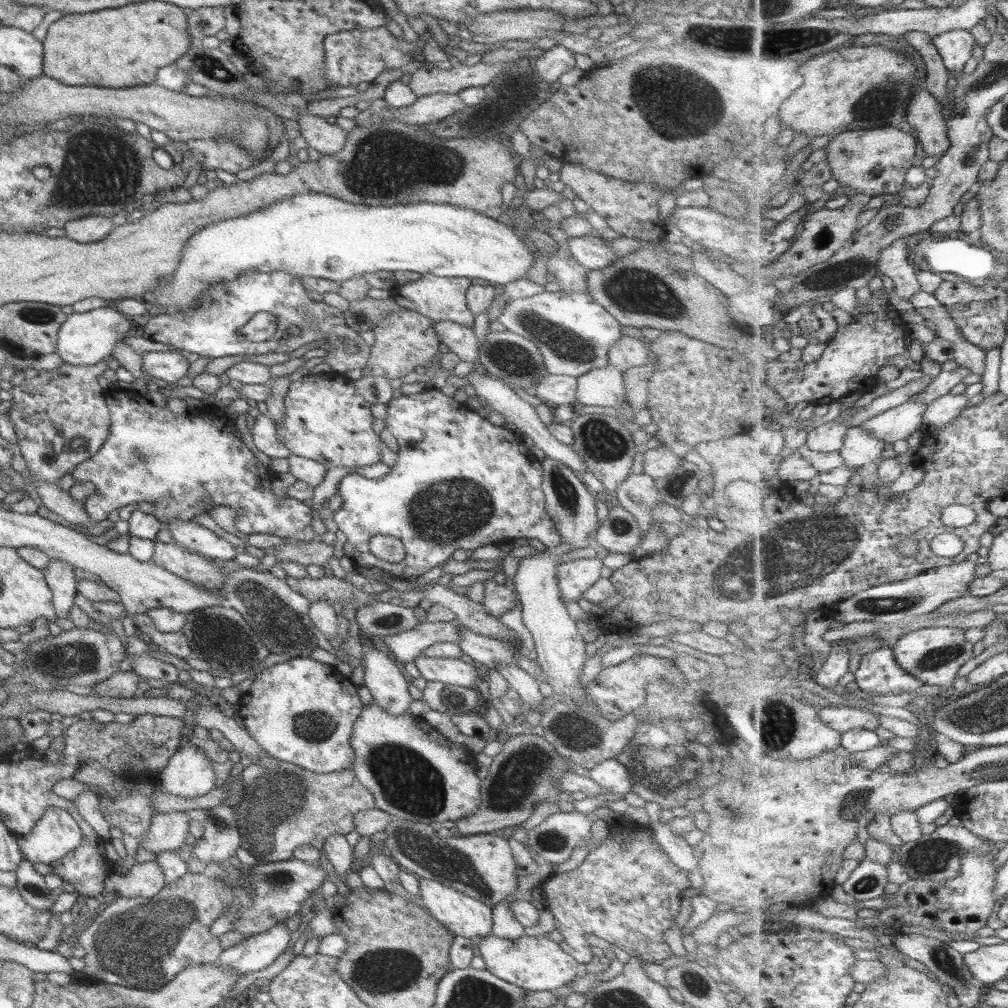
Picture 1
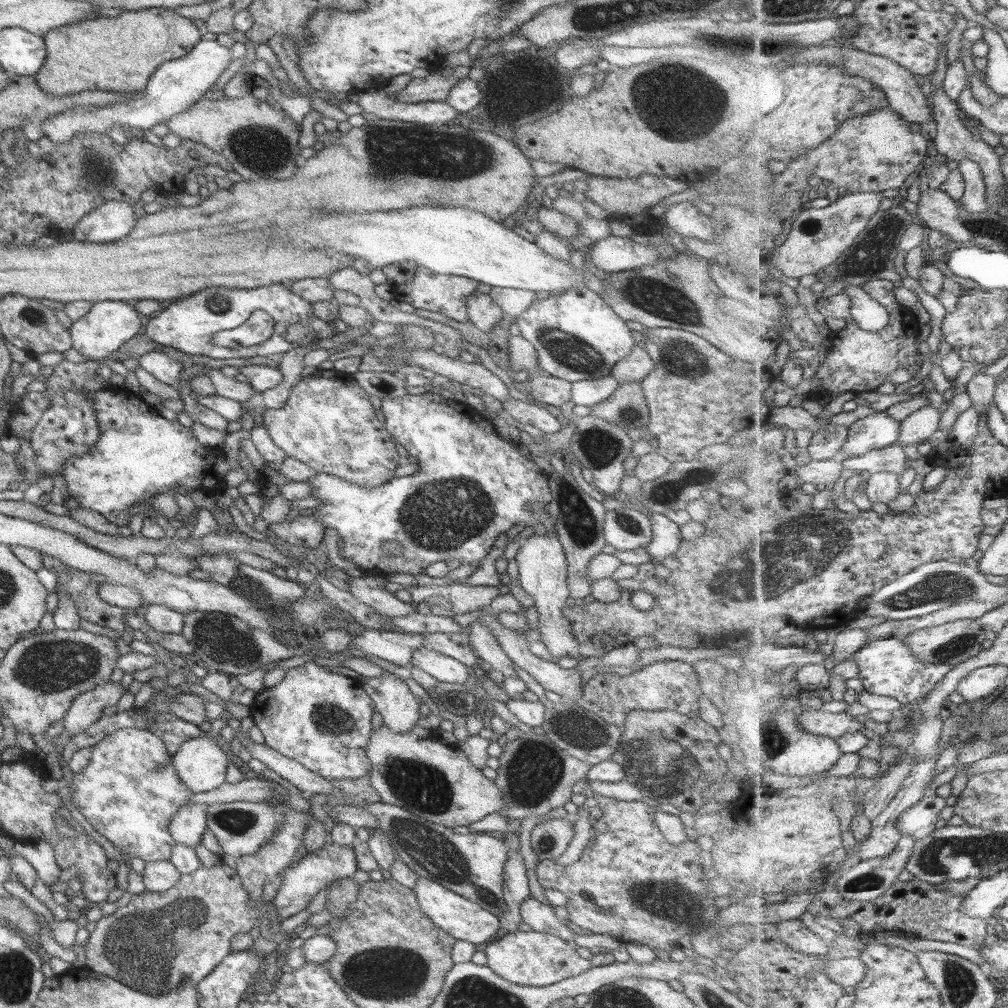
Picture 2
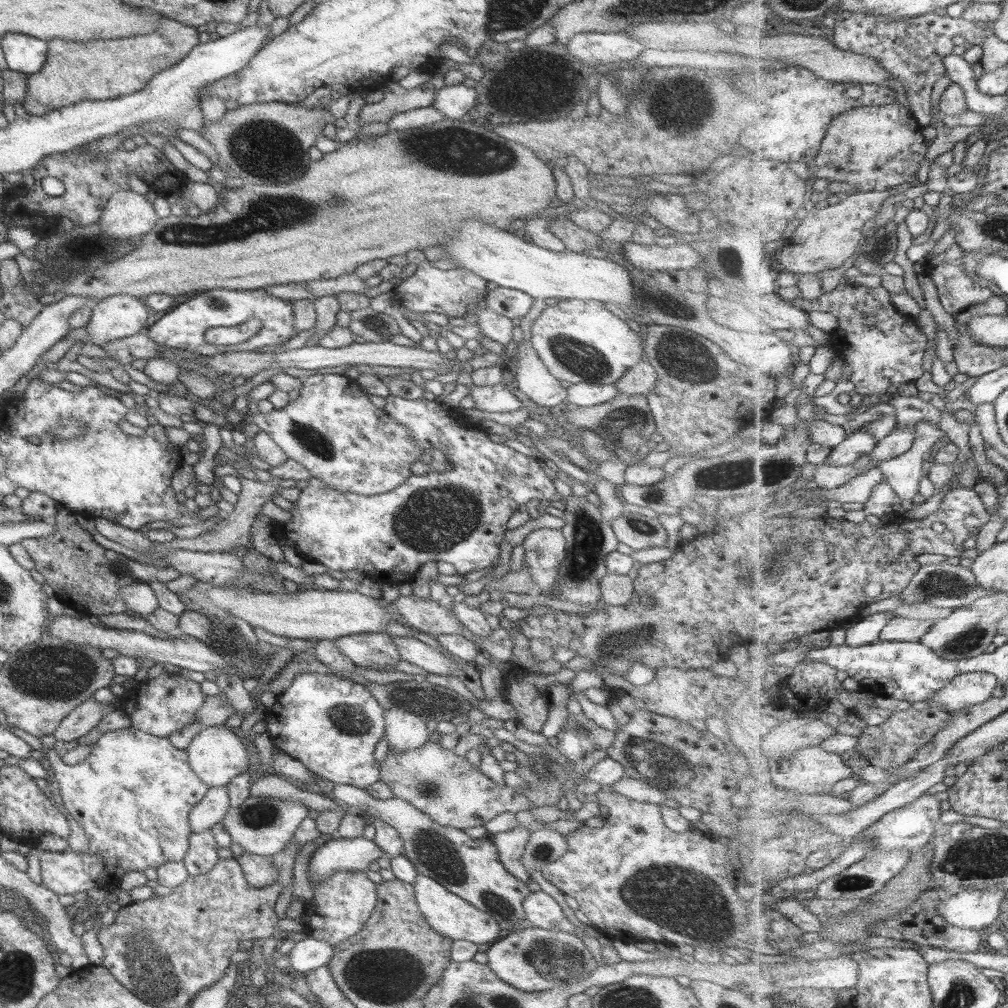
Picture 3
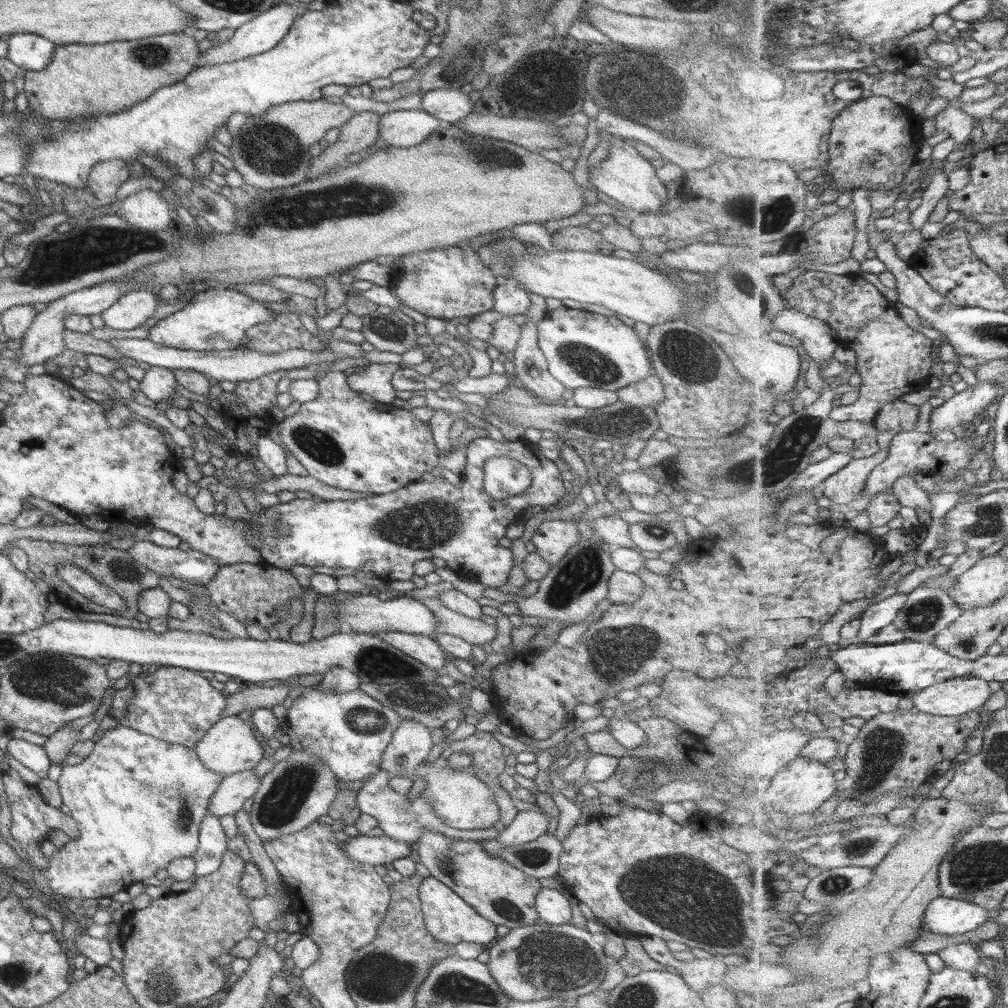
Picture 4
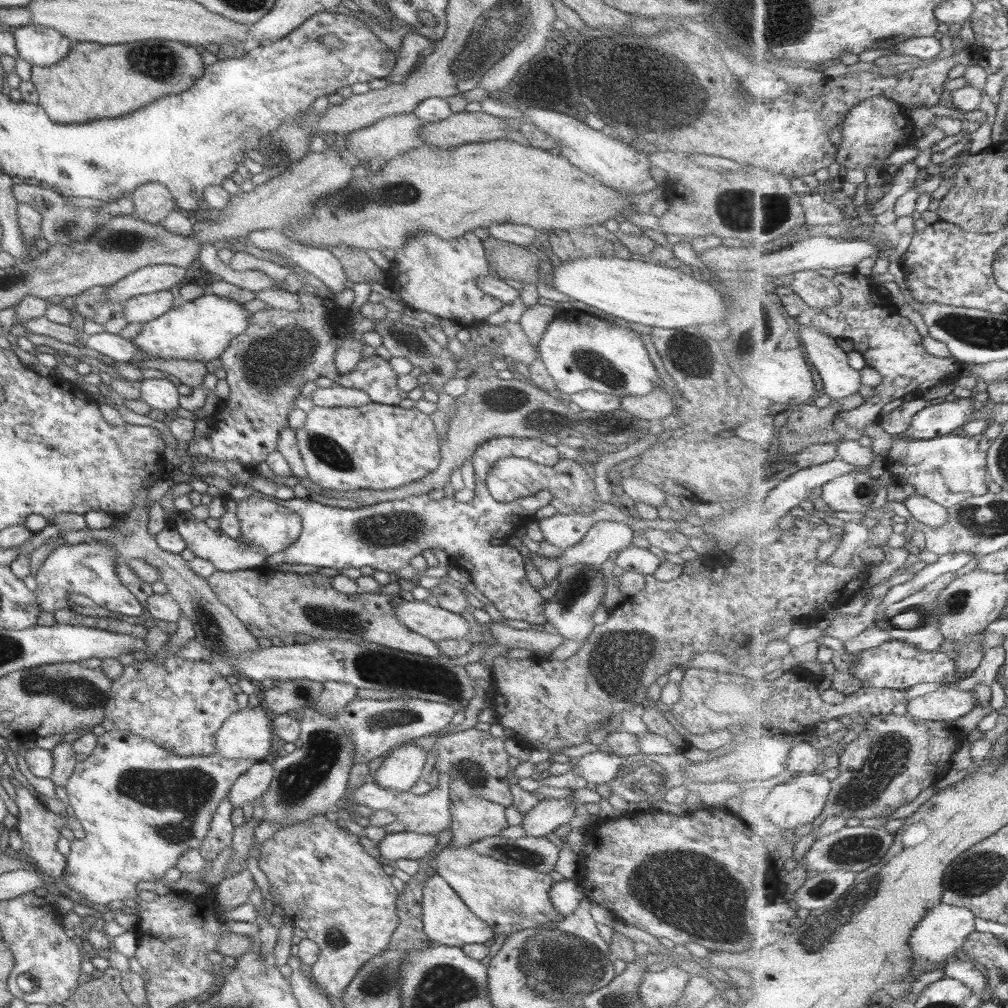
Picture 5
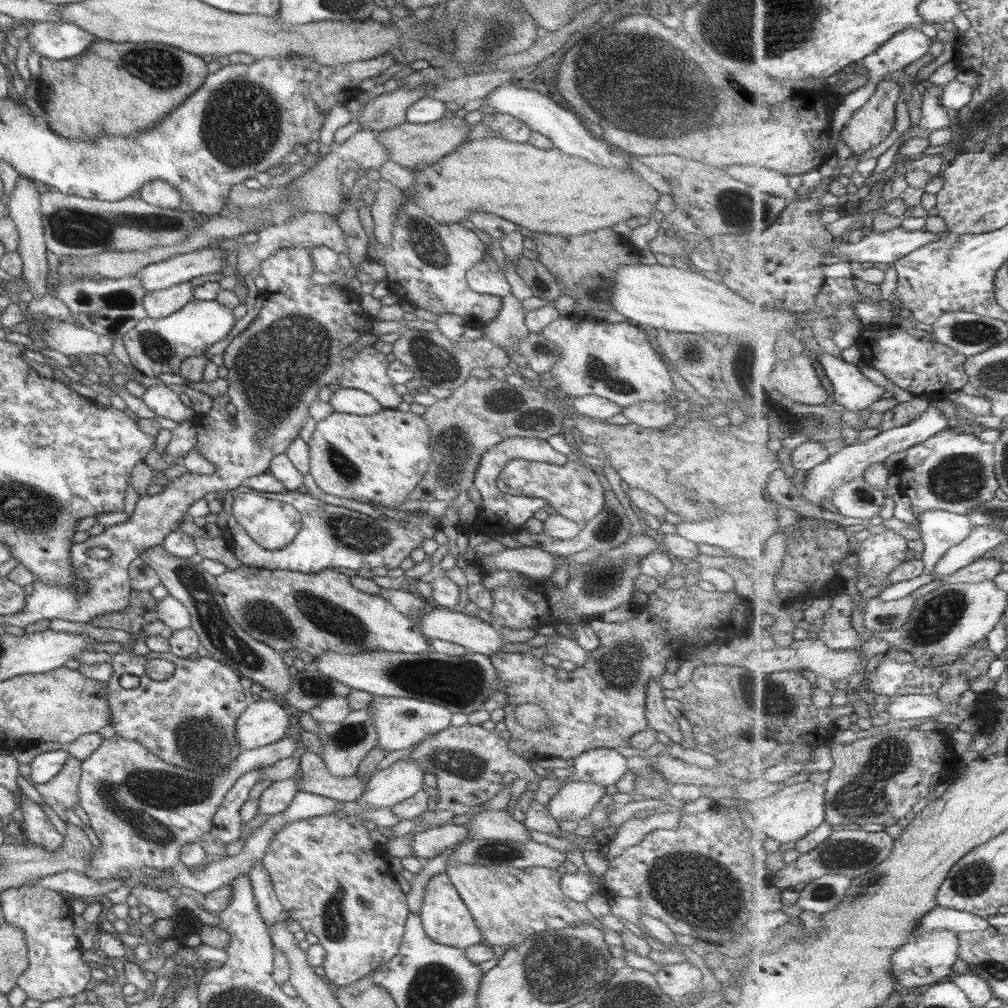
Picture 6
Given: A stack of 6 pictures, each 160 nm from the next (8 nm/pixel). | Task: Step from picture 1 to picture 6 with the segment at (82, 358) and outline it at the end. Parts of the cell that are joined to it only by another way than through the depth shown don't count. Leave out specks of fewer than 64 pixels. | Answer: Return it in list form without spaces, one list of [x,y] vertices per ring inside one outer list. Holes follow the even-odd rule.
[[[189,282],[177,283],[146,292],[142,305],[147,318],[163,318],[194,300],[194,286]]]

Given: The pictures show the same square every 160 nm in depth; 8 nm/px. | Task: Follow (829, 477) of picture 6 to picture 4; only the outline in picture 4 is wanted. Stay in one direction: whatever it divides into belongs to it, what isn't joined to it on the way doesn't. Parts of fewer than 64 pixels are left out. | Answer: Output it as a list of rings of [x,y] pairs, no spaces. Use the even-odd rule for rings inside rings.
[[[978,381],[933,409],[930,432],[953,430],[959,426],[970,428],[976,413],[983,412],[995,398],[1005,394],[1006,390],[996,382]]]

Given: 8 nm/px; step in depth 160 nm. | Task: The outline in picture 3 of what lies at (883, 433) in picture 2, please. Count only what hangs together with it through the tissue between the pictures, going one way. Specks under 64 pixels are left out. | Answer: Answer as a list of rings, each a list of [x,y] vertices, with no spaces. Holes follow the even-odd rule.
[[[862,427],[857,432],[850,433],[847,440],[833,448],[827,463],[833,466],[847,466],[859,463],[863,458],[861,456],[863,454],[869,456],[878,442],[879,440],[871,436],[868,428]]]

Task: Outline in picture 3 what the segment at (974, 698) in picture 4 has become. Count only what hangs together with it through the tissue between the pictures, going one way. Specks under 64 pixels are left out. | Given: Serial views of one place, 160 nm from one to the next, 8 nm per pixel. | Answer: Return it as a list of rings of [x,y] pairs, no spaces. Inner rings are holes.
[[[971,672],[960,675],[955,678],[951,684],[947,684],[941,692],[937,692],[937,696],[933,700],[929,700],[931,707],[945,708],[947,712],[953,713],[963,710],[968,706],[975,706],[989,701],[993,697],[995,687],[1002,686],[999,679],[995,675],[985,672]]]

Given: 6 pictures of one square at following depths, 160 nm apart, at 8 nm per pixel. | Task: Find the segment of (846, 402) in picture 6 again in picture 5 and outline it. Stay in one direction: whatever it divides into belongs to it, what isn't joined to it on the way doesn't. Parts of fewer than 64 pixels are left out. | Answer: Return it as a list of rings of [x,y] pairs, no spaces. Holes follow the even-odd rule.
[[[797,322],[799,336],[806,348],[806,357],[823,380],[825,393],[838,402],[861,390],[861,374],[849,364],[849,358],[840,346],[840,340]]]

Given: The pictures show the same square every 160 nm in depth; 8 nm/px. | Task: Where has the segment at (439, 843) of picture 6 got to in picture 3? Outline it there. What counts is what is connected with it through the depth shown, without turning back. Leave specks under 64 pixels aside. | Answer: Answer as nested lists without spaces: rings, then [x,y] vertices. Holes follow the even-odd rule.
[[[363,837],[331,839],[309,856],[307,879],[312,884],[331,871],[366,871],[383,852]]]

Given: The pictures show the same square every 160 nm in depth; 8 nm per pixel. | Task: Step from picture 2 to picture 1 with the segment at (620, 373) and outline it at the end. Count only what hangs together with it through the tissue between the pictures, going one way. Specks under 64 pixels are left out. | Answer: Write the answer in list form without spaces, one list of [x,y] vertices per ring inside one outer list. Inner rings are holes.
[[[622,334],[622,337],[609,347],[607,364],[623,374],[629,368],[645,365],[648,353],[648,347],[639,339]]]

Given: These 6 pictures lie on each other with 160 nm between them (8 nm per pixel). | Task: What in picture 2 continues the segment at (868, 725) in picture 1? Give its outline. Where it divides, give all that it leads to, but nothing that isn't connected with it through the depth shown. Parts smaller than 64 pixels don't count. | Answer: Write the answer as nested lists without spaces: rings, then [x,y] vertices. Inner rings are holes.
[[[805,710],[798,716],[798,721],[800,728],[811,734],[835,739],[845,734],[855,734],[863,726],[863,723],[855,720],[852,714],[819,710]]]

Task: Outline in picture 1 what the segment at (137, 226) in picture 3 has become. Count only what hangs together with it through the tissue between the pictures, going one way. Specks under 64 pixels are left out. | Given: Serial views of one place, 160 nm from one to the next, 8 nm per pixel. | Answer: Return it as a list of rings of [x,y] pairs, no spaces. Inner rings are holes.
[[[89,216],[66,222],[62,228],[65,237],[80,243],[97,242],[114,229],[111,217]]]

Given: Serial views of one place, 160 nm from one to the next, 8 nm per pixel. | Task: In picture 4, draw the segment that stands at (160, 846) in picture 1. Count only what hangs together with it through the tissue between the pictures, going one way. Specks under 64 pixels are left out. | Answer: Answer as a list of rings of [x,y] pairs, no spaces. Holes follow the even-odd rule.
[[[253,769],[224,776],[210,796],[207,815],[222,817],[235,814],[247,798],[252,798],[259,783]]]

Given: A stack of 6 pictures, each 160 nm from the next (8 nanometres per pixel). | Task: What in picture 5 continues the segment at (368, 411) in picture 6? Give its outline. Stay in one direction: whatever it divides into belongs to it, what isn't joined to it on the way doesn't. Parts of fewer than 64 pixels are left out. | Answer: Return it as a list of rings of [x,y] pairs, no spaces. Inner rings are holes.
[[[332,384],[330,387],[317,387],[311,393],[311,402],[315,408],[333,408],[346,406],[349,409],[364,408],[370,398],[362,391],[354,388]]]

